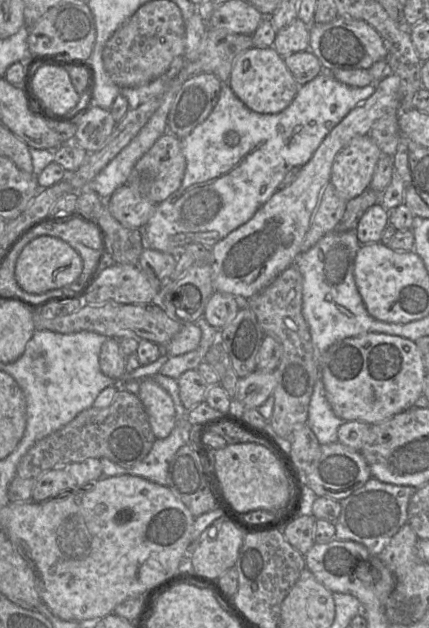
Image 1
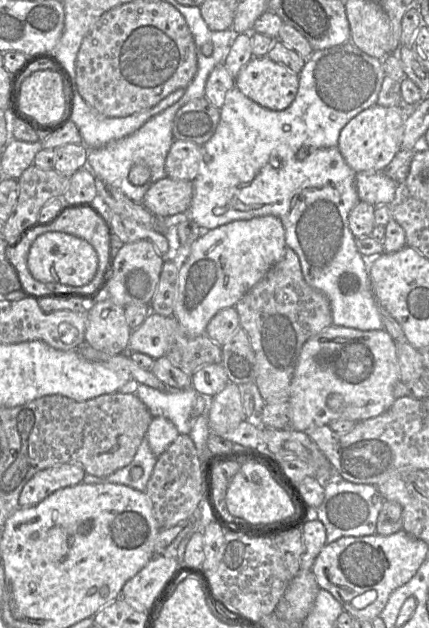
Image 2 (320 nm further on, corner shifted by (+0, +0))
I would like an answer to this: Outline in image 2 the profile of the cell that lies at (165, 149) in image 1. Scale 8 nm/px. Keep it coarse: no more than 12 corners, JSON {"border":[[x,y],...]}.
{"border":[[174,140],[165,161],[167,177],[193,182],[202,146]]}

